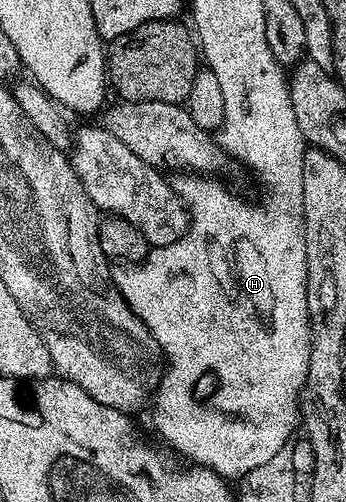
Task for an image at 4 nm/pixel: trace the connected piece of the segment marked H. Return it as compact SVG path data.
M181 176L181 179L176 179L175 189L178 194L181 195L181 199L185 202L185 206L189 209L189 230L185 235L182 236L179 241L170 246L154 246L150 249L149 254L146 256L145 260L140 264L129 264L124 268L125 270L116 271L115 285L118 290L120 290L121 295L125 297L125 302L132 310L133 315L139 320L143 320L143 324L149 330L150 336L157 341L158 346L161 348L161 353L163 355L164 361L169 361L169 367L165 370L165 375L161 378L161 383L156 383L155 393L151 398L151 406L153 402L153 422L157 425L157 430L182 454L183 457L189 458L190 463L206 466L208 470L215 471L219 477L226 480L240 480L244 478L247 472L255 472L255 468L259 468L259 464L267 464L267 460L271 460L271 456L275 456L275 452L279 452L279 448L284 446L289 446L291 439L294 437L293 429L298 429L299 426L299 405L300 400L300 388L302 383L307 376L308 361L311 359L311 328L309 327L309 316L308 316L308 306L307 306L307 248L305 247L305 232L302 223L299 221L298 215L296 213L288 214L285 210L268 210L265 206L252 206L249 202L244 202L237 194L232 194L223 183L217 182L216 177L213 176Z

